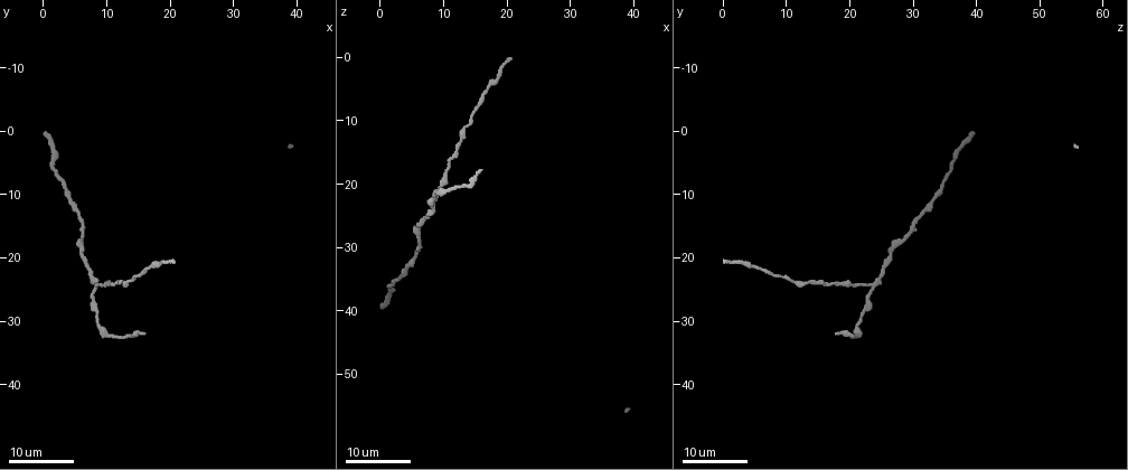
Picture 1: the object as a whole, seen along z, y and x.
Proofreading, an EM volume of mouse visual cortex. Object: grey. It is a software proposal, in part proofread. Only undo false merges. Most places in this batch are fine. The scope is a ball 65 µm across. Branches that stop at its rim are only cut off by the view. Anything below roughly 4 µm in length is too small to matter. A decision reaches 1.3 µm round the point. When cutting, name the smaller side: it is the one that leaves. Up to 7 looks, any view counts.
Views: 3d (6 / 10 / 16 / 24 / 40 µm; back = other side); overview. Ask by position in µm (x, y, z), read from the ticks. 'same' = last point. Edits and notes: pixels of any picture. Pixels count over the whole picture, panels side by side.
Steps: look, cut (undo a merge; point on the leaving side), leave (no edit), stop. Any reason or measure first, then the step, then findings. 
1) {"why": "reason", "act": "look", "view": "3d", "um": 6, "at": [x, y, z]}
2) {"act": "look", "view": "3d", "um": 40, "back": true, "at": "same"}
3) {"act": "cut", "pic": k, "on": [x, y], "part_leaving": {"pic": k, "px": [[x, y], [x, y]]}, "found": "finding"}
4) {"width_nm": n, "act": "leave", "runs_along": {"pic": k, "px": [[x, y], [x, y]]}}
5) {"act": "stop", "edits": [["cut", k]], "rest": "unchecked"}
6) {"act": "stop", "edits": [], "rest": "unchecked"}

{"act": "look", "view": "3d", "um": 16, "at": [11.0, 32.5, 21.0]}

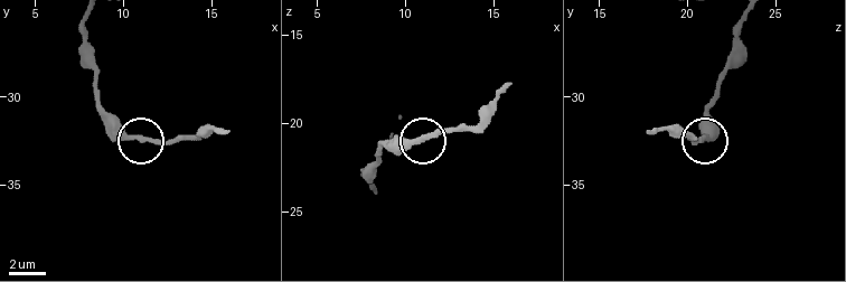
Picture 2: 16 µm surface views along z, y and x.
{"why": "zoom in", "act": "look", "view": "3d", "um": 10, "at": [10.9, 32.3, 21.0]}

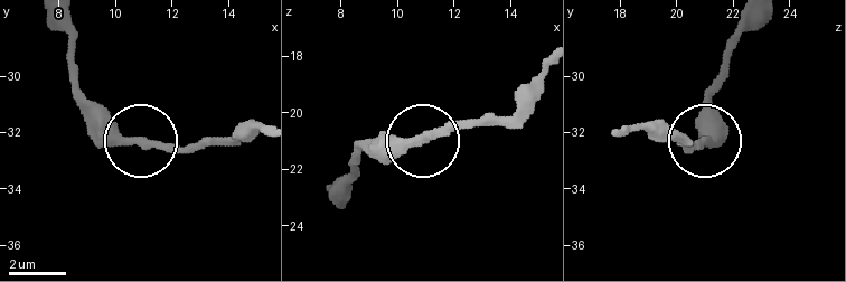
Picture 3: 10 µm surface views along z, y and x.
{"width_nm": 320, "act": "leave", "runs_along": {"pic": 3, "px": [[336, 195], [364, 147], [422, 144], [487, 122], [514, 122]]}, "found": "all the same cell"}

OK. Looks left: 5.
{"why": "calibre changes", "act": "look", "view": "3d", "um": 16, "at": [11.5, 24.5, 16.0]}

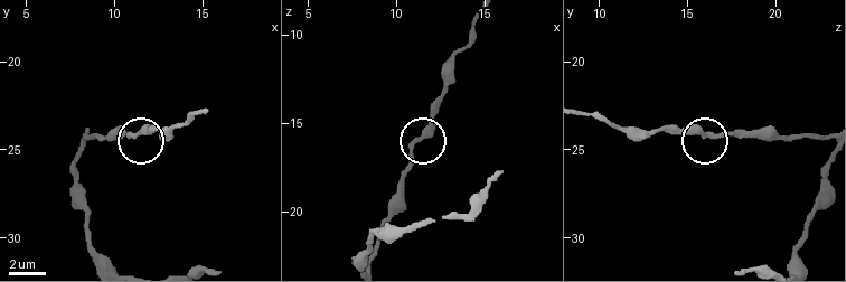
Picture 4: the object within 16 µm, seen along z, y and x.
{"act": "look", "view": "3d", "um": 10, "at": [11.1, 24.2, 16.0]}

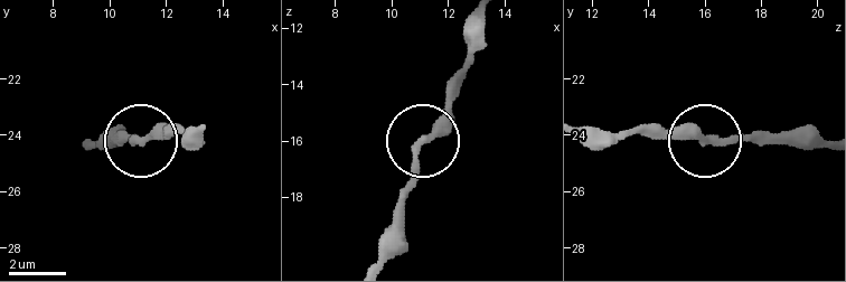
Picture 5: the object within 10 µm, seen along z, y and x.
{"act": "leave", "runs_along": {"pic": 5, "px": [[373, 263], [421, 141], [464, 78]]}, "found": "all the same cell"}

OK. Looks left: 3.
{"act": "look", "view": "3d", "um": 16, "at": [3.5, 9.0, 34.5]}

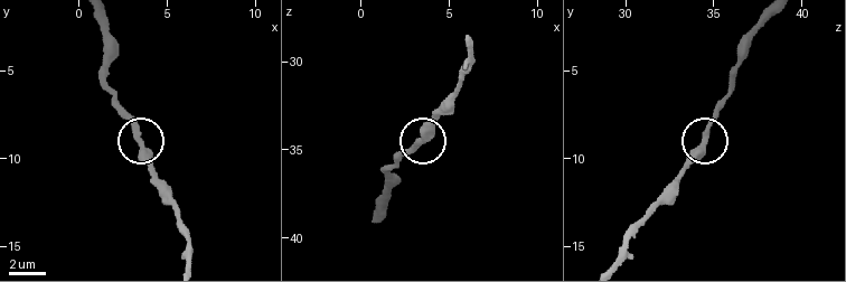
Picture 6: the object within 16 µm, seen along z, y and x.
{"act": "look", "view": "3d", "um": 10, "at": [3.4, 8.9, 34.6]}

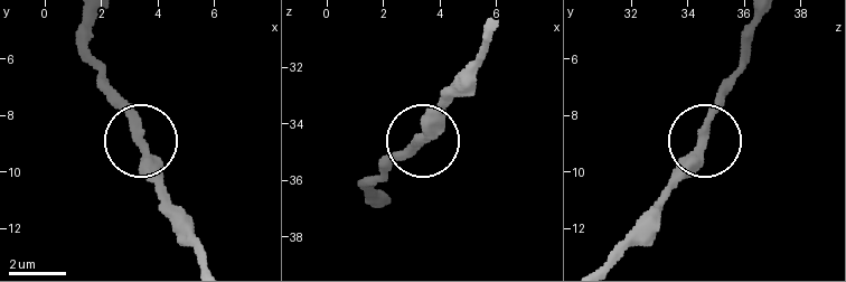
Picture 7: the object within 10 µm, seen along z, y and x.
{"width_nm": 320, "act": "leave", "runs_along": {"pic": 7, "px": [[702, 142], [699, 157], [651, 205]]}, "found": "all the same cell"}

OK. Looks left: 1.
{"act": "stop", "edits": [], "rest": "unchecked"}

